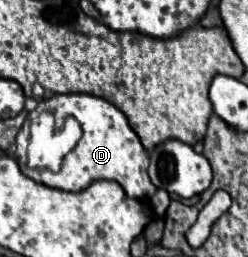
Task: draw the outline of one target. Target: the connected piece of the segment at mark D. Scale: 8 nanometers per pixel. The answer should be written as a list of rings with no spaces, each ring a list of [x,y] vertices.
[[[72,93],[72,95],[52,95],[50,99],[42,99],[38,103],[38,107],[28,115],[26,123],[22,125],[18,137],[16,137],[16,161],[26,159],[26,145],[28,145],[28,123],[30,119],[34,119],[36,115],[40,115],[42,111],[52,111],[56,115],[56,119],[64,119],[66,115],[74,115],[80,125],[82,125],[82,139],[76,145],[76,149],[64,159],[62,169],[58,173],[46,171],[46,169],[20,169],[26,177],[34,179],[36,183],[42,183],[46,187],[54,187],[54,189],[62,189],[62,191],[84,191],[90,183],[98,181],[98,179],[114,179],[118,181],[128,197],[138,197],[142,201],[148,201],[154,193],[156,187],[152,185],[150,177],[148,177],[148,153],[142,147],[138,135],[134,133],[134,129],[126,123],[126,115],[114,107],[112,103],[108,103],[106,99],[94,97],[94,95],[84,95],[84,93]]]

